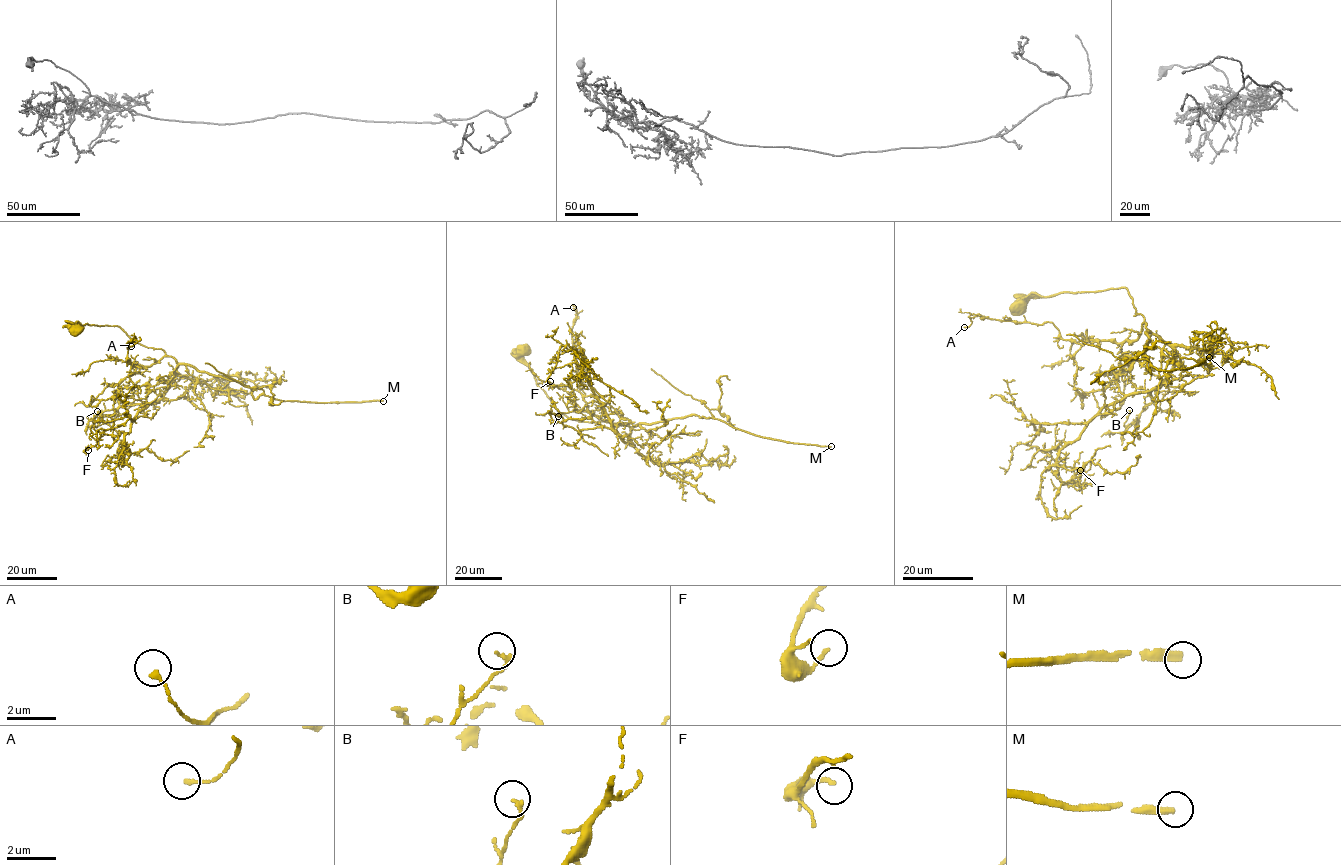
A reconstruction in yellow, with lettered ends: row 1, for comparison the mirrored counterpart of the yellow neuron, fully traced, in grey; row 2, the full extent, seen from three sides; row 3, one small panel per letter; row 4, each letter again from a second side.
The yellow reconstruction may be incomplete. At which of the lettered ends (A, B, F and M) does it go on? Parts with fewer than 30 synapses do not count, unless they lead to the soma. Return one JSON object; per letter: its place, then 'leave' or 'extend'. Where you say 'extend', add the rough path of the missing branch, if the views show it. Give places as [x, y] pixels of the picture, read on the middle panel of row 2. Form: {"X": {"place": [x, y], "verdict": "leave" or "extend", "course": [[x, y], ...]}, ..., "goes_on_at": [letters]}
{"A": {"place": [573, 307], "verdict": "leave"}, "B": {"place": [558, 416], "verdict": "leave"}, "F": {"place": [550, 381], "verdict": "leave"}, "M": {"place": [831, 446], "verdict": "extend"}, "goes_on_at": ["M"]}

